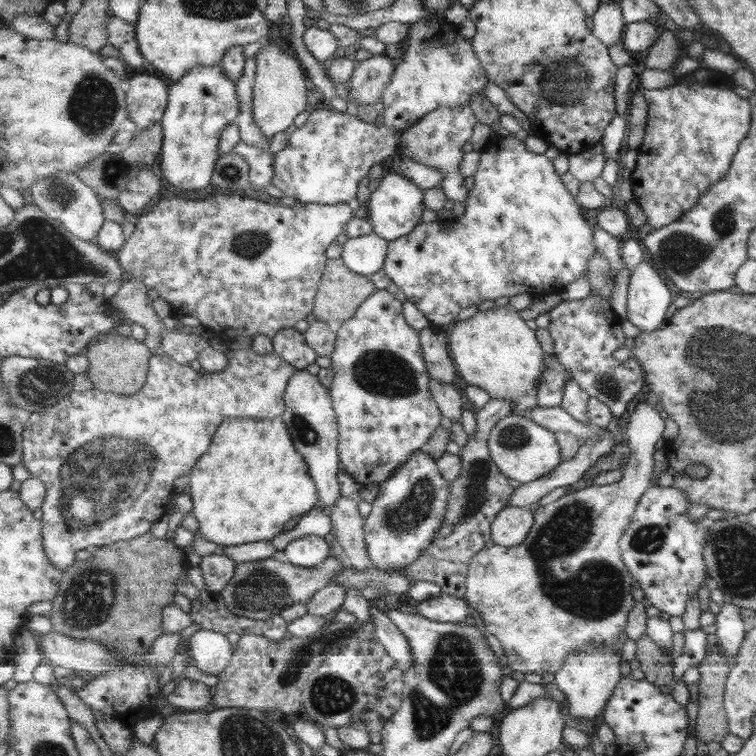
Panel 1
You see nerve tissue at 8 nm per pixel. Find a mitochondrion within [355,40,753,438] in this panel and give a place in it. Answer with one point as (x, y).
(682, 252)

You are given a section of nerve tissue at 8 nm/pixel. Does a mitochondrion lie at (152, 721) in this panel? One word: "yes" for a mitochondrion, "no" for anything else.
no

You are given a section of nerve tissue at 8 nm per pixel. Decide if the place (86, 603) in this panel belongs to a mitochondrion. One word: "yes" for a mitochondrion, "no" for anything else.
yes

